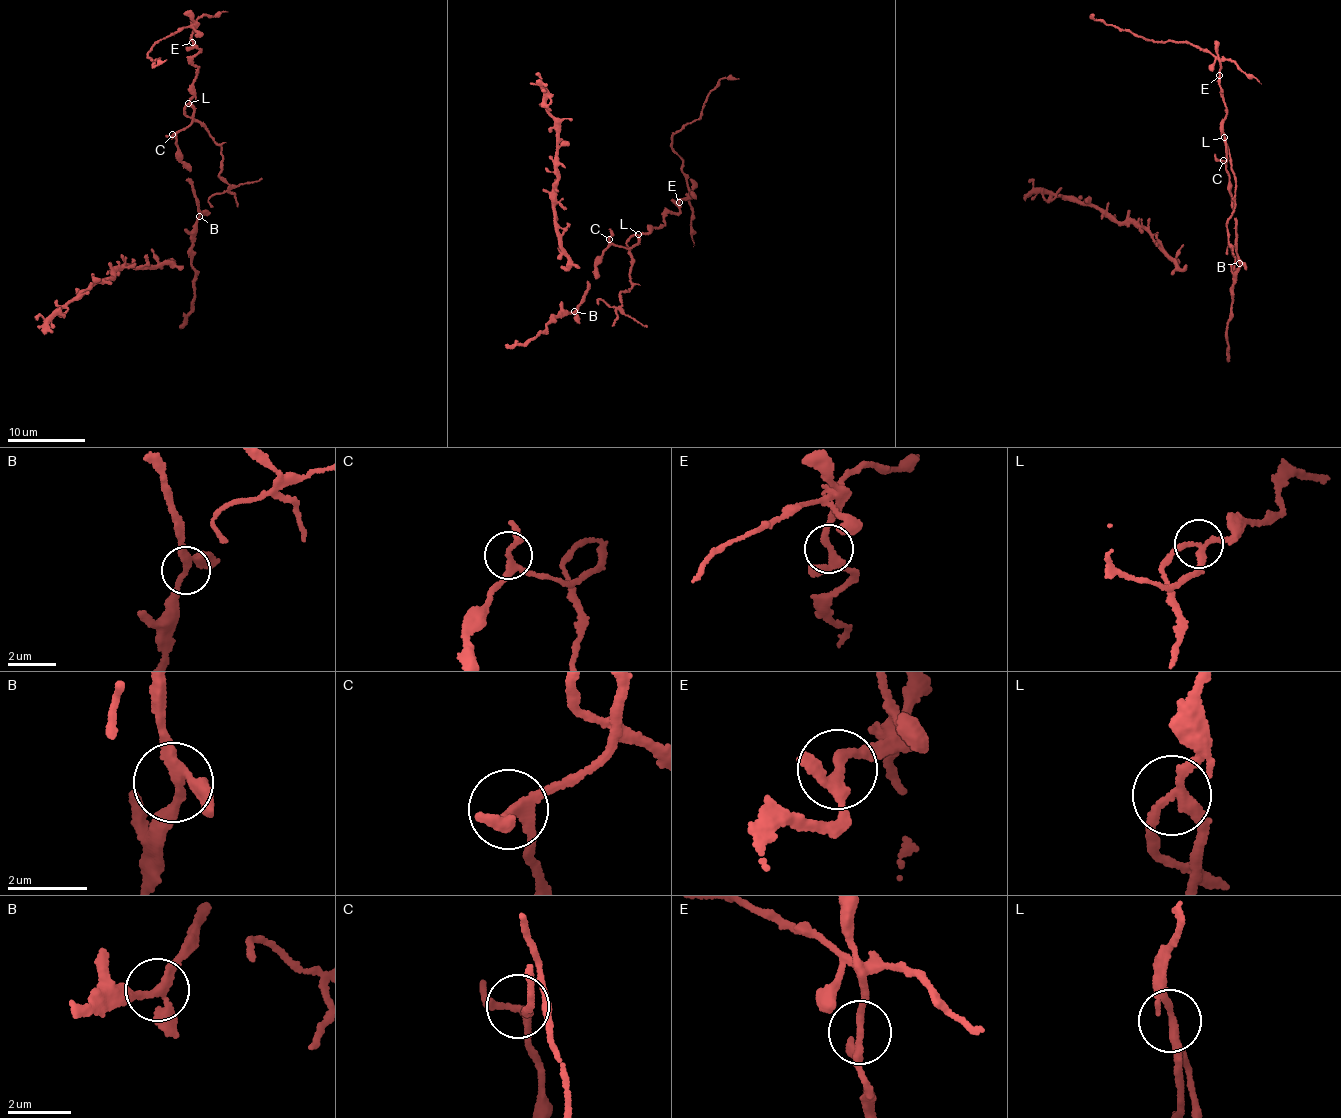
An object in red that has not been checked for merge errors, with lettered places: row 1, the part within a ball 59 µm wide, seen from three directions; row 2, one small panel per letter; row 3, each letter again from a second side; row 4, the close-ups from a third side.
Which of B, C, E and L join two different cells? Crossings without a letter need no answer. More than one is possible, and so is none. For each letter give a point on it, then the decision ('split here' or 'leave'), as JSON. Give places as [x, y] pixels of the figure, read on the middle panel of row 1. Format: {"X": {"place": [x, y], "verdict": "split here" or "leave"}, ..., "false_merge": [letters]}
{"B": {"place": [574, 311], "verdict": "leave"}, "C": {"place": [609, 239], "verdict": "leave"}, "E": {"place": [679, 202], "verdict": "leave"}, "L": {"place": [638, 234], "verdict": "split here"}, "false_merge": ["L"]}

